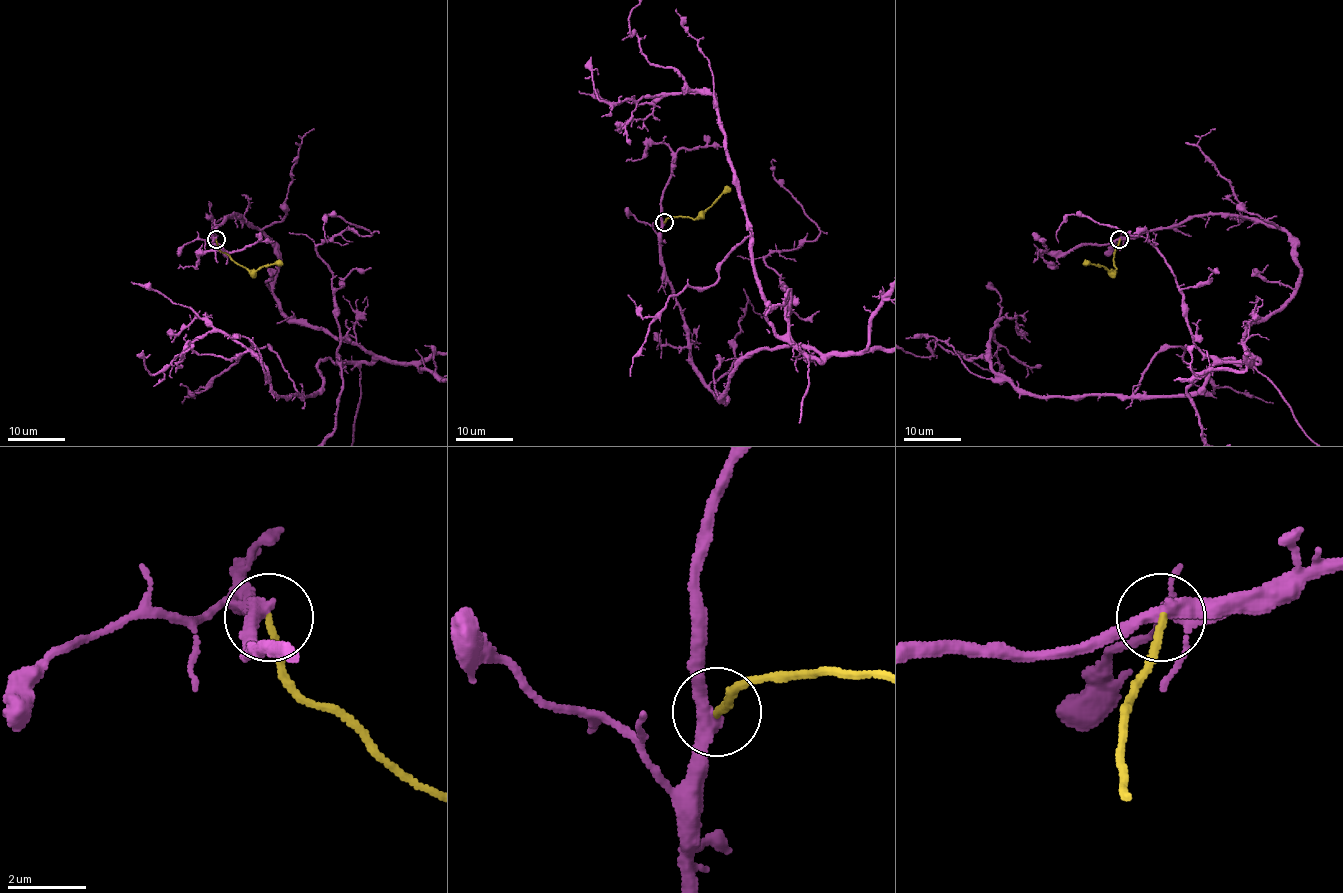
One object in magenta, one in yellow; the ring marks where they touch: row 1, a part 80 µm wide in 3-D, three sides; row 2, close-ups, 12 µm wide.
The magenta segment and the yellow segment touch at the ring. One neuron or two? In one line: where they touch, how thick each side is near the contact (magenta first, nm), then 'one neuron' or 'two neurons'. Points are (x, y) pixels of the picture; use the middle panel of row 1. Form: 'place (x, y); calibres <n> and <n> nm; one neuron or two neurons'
place (664, 222); calibres 360 and 180 nm; two neurons

